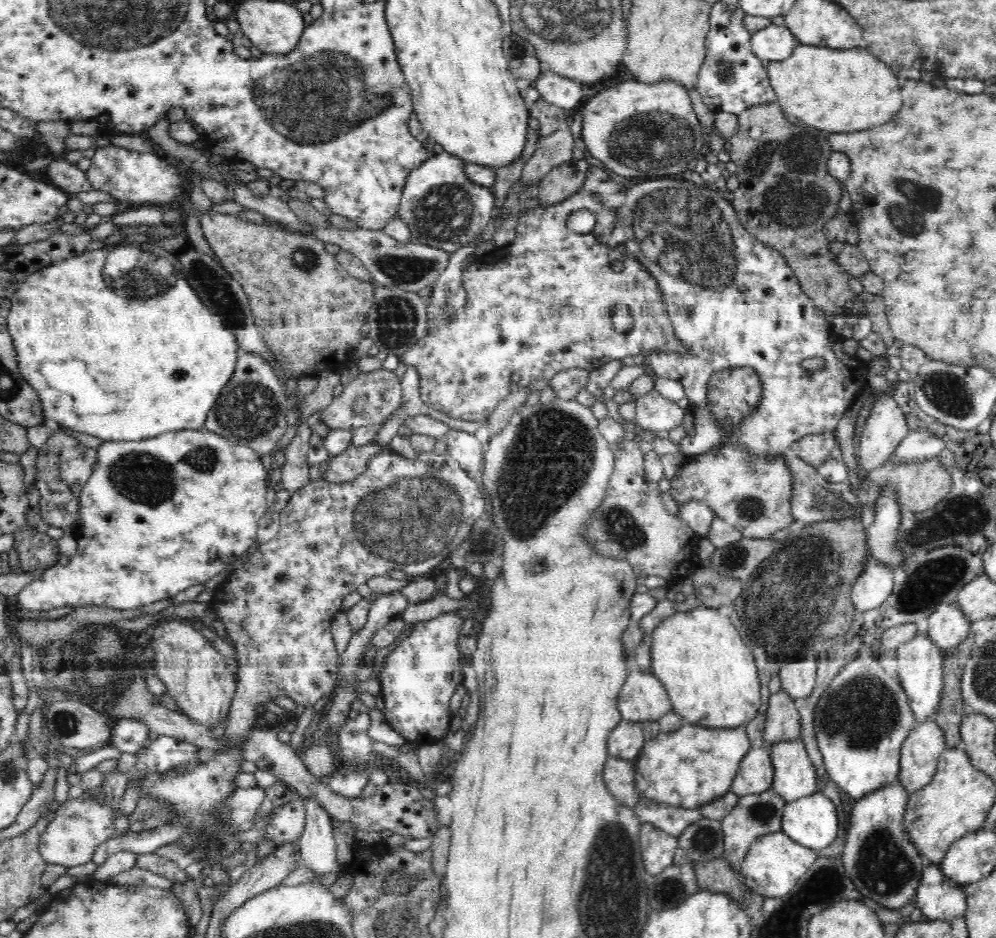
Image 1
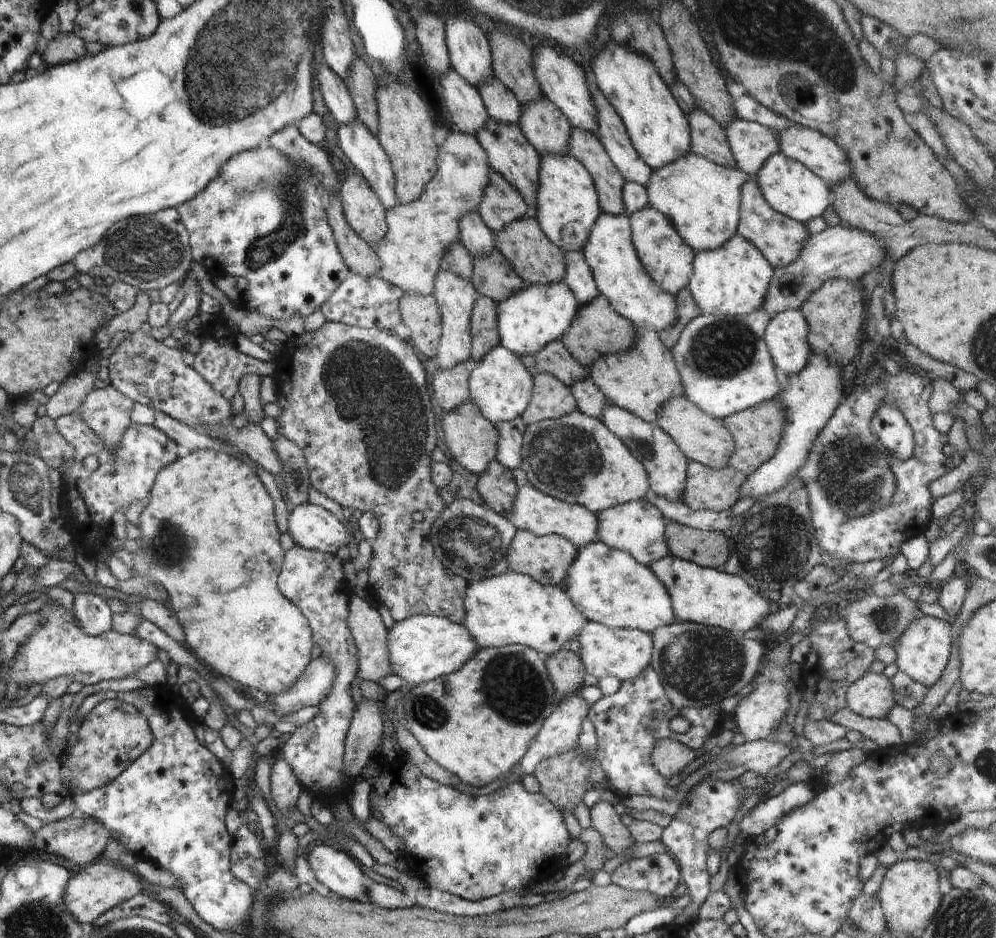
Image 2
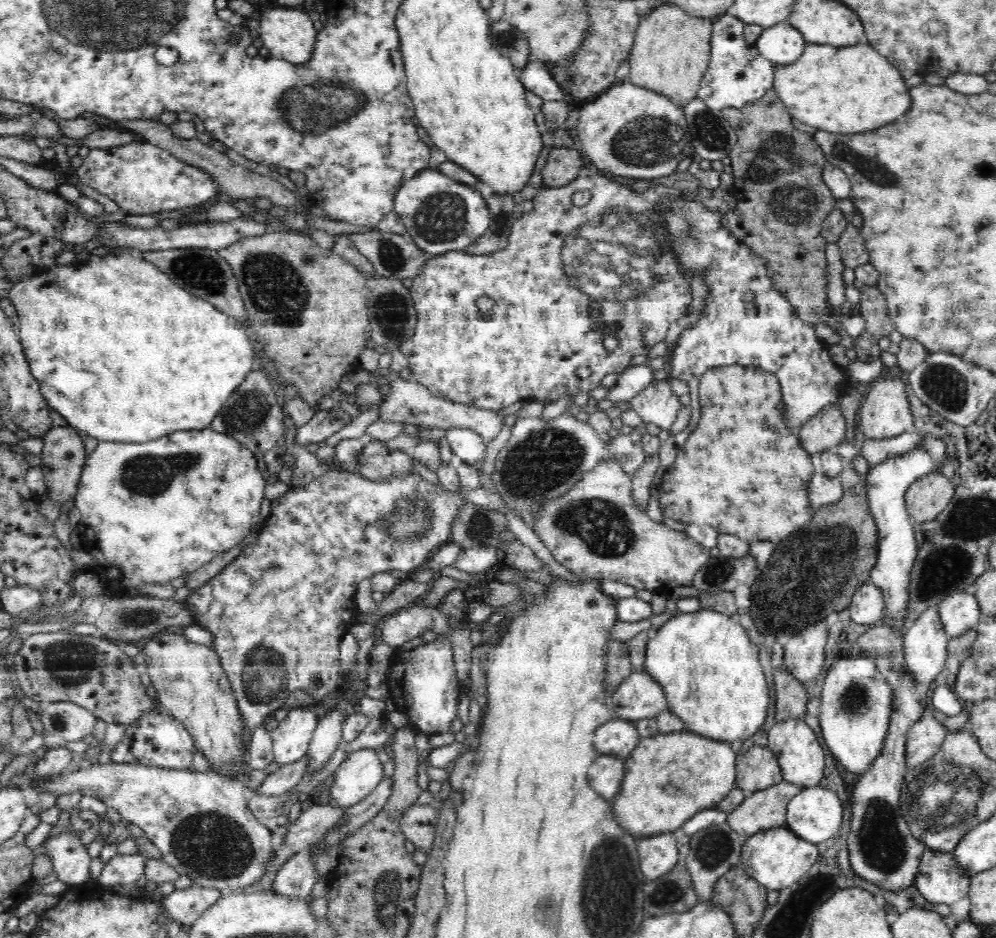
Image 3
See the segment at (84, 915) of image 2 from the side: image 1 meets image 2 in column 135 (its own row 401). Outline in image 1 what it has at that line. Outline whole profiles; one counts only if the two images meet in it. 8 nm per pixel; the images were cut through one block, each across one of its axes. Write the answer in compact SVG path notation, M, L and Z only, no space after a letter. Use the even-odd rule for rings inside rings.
M888 394L874 402L867 419L858 446L858 459L864 472L888 464L893 450L909 431L907 417L895 397Z

